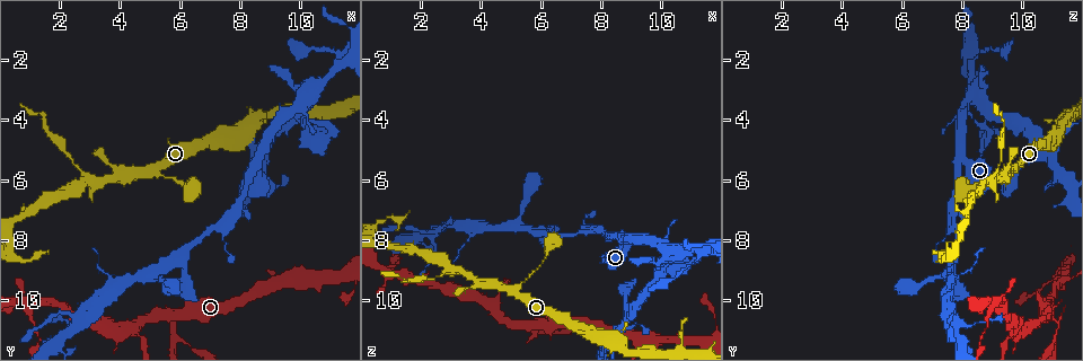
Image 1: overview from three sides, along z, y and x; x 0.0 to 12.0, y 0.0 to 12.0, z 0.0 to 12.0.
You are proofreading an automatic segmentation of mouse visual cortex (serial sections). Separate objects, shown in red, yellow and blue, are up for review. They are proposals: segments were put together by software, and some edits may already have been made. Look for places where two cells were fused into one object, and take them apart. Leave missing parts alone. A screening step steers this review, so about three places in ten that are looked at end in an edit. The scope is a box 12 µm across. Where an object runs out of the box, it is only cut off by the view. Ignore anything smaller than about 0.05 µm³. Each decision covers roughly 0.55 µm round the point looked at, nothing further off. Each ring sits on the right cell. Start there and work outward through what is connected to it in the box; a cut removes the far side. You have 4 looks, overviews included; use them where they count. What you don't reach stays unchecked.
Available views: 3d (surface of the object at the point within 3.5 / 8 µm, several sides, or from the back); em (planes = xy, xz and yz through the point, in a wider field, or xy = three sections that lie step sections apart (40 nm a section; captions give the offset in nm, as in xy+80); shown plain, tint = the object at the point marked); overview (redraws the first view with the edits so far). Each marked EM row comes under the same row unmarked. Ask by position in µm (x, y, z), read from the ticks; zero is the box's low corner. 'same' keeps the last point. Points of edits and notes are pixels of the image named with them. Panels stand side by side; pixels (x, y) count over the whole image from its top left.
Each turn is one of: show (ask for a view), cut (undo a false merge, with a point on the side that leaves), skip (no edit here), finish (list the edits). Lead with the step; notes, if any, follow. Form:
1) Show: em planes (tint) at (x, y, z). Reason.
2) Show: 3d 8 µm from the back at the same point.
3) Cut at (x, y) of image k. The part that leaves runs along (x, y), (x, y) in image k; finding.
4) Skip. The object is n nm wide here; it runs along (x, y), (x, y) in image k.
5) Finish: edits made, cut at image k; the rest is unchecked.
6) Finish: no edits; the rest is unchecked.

Show: 3d 8 µm at (7.9, 6.8, 7.7).

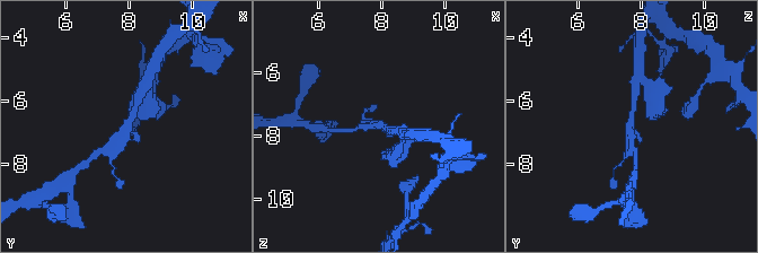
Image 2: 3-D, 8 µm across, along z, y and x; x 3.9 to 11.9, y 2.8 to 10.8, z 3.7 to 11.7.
Show: em xy step 2 (tint) at (7.9, 6.9, 7.6). Shape alone is not enough.

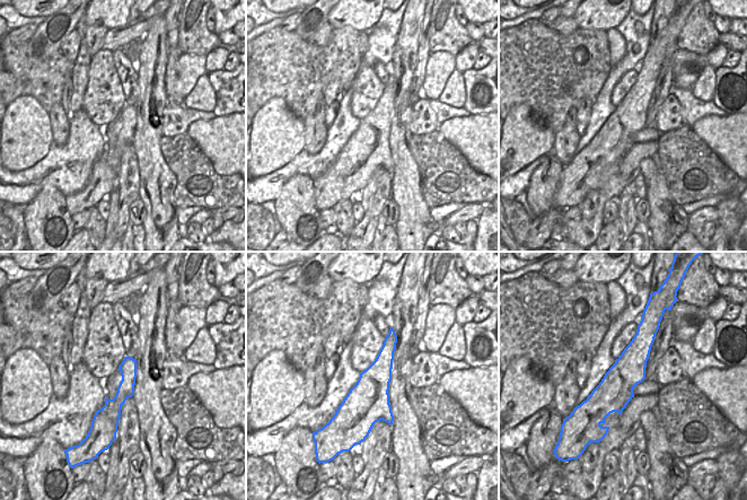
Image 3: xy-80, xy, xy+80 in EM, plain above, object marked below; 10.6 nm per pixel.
Skip. The object is 460 nm wide here; it runs along (642, 333), (602, 420) in image 3; one cell here.

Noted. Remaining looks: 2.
Show: 3d 3.5 µm at (10.2, 3.4, 8.5). Looks like a crossing.

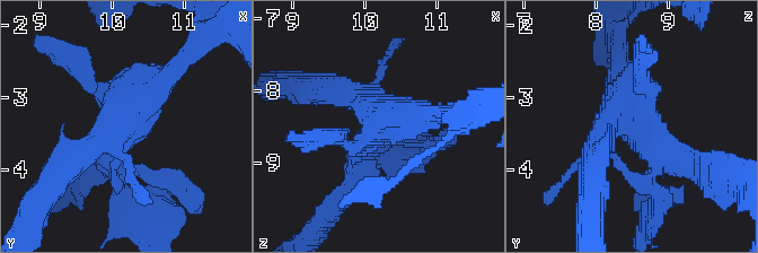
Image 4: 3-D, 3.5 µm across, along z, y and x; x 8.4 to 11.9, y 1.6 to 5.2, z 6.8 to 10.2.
Show: em xy step 2 (tint) at the same point.

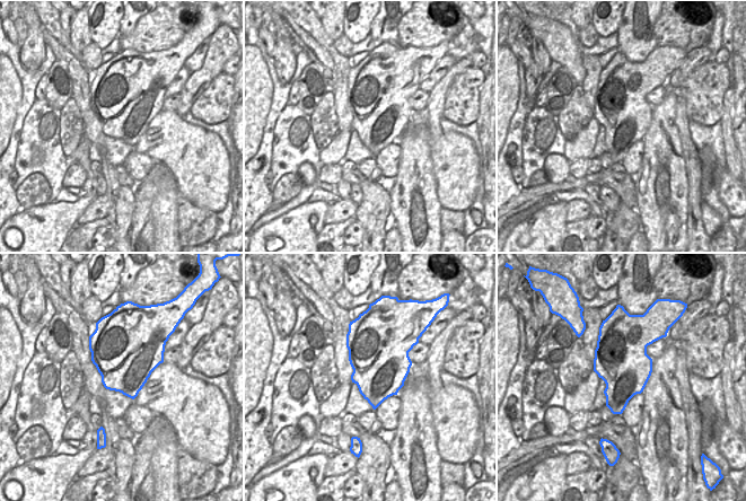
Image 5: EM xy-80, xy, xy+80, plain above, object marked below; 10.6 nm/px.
Skip. It runs along (329, 88), (382, 112), (361, 164) in image 4; continuous, no second cell.

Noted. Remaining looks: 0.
Finish: no edits; the rest is unchecked.

